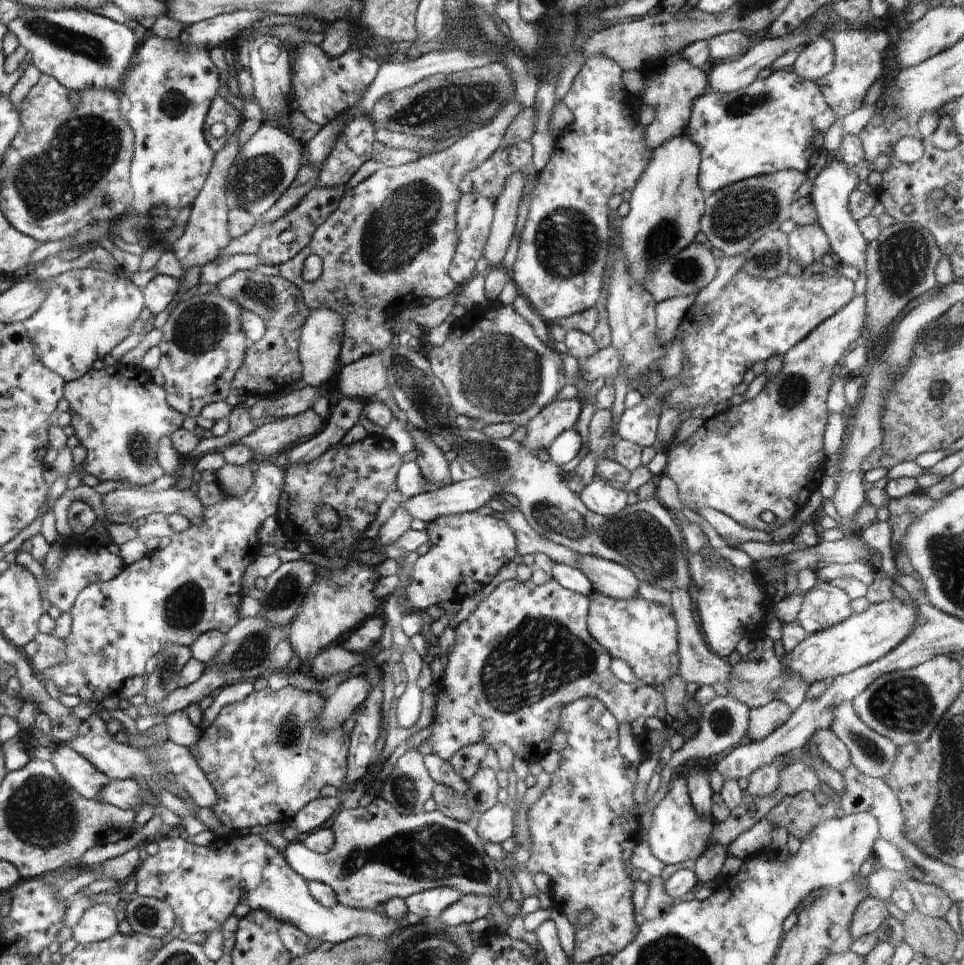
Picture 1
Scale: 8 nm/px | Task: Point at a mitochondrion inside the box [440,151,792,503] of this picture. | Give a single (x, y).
(501, 373)

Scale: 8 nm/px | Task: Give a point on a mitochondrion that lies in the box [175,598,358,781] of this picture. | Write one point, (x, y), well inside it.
(251, 654)

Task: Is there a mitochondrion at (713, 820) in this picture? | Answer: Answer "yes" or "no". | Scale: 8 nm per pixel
no

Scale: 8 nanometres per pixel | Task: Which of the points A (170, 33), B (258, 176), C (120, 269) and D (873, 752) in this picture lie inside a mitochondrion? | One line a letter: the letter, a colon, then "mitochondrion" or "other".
A: other
B: mitochondrion
C: other
D: mitochondrion

